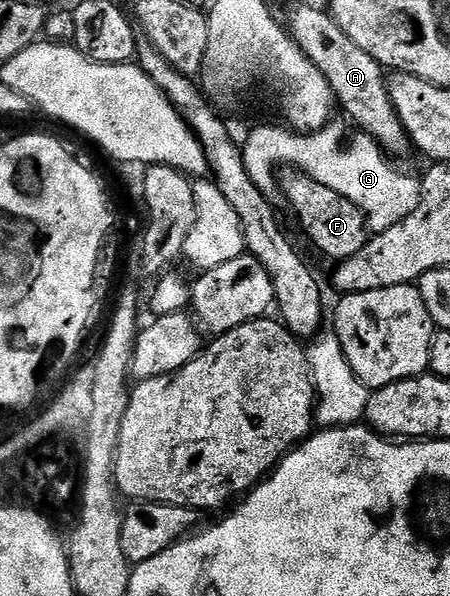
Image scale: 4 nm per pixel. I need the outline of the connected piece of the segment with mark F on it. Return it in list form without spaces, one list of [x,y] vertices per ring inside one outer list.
[[[283,166],[277,171],[277,189],[282,189],[294,218],[298,221],[300,229],[306,233],[306,238],[326,258],[331,258],[331,263],[337,264],[348,260],[348,256],[356,256],[360,248],[369,242],[372,231],[366,225],[366,218],[362,210],[352,204],[340,192],[320,184],[311,174],[298,170],[294,166]]]

